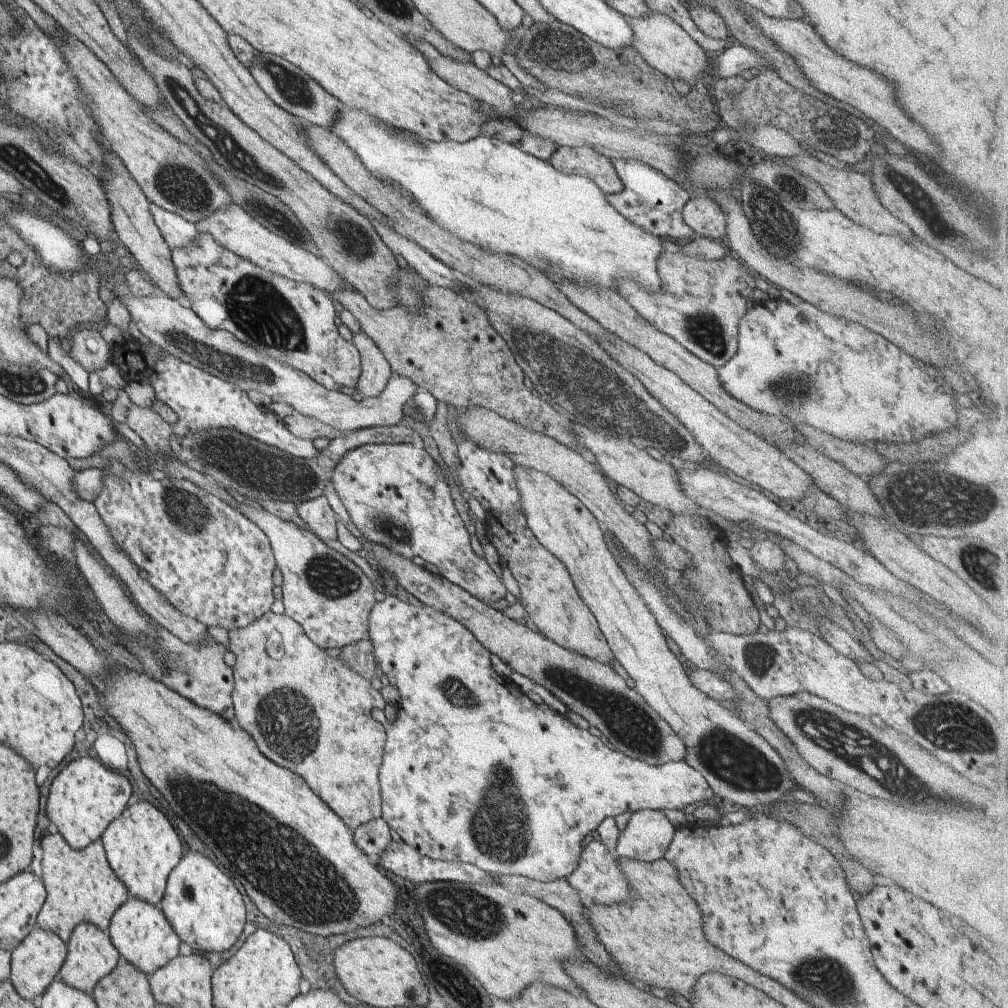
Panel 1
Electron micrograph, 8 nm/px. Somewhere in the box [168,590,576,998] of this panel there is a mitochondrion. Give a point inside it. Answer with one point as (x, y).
(500, 829)

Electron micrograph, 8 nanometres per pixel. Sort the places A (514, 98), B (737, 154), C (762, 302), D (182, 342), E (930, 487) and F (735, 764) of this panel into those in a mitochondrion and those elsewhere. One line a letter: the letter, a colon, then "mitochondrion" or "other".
A: other
B: other
C: other
D: mitochondrion
E: mitochondrion
F: mitochondrion

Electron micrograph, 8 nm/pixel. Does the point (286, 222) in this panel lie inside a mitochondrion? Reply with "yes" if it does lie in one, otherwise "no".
yes

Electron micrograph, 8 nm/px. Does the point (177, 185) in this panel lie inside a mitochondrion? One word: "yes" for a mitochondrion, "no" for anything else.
yes

